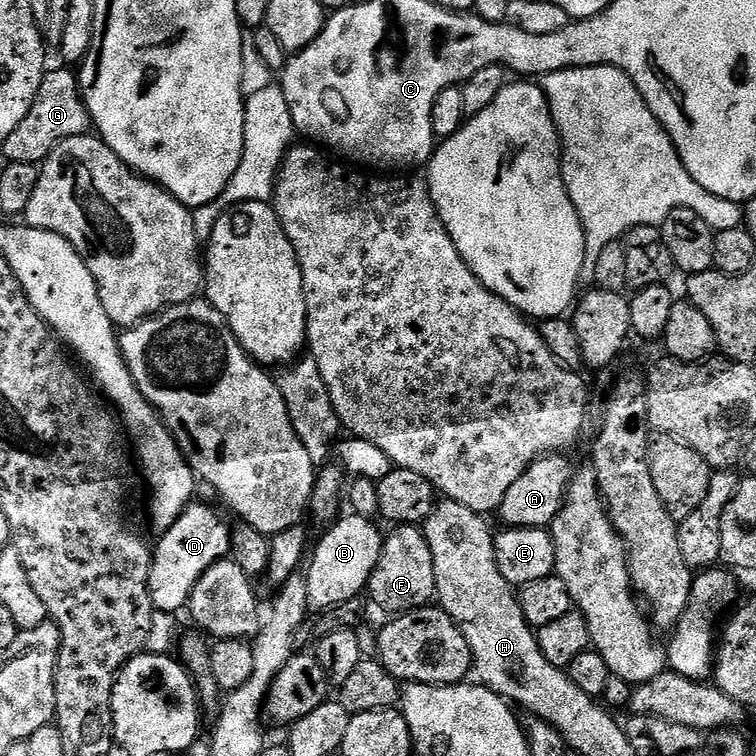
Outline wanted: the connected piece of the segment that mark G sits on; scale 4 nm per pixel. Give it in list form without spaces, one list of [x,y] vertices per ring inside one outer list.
[[[59,67],[53,72],[52,69],[45,71],[42,86],[38,86],[38,94],[26,118],[18,122],[17,128],[10,133],[10,138],[6,138],[6,142],[2,145],[4,160],[7,163],[28,163],[39,166],[63,140],[83,136],[93,127],[92,119],[88,117],[80,95],[77,73],[67,67]]]

